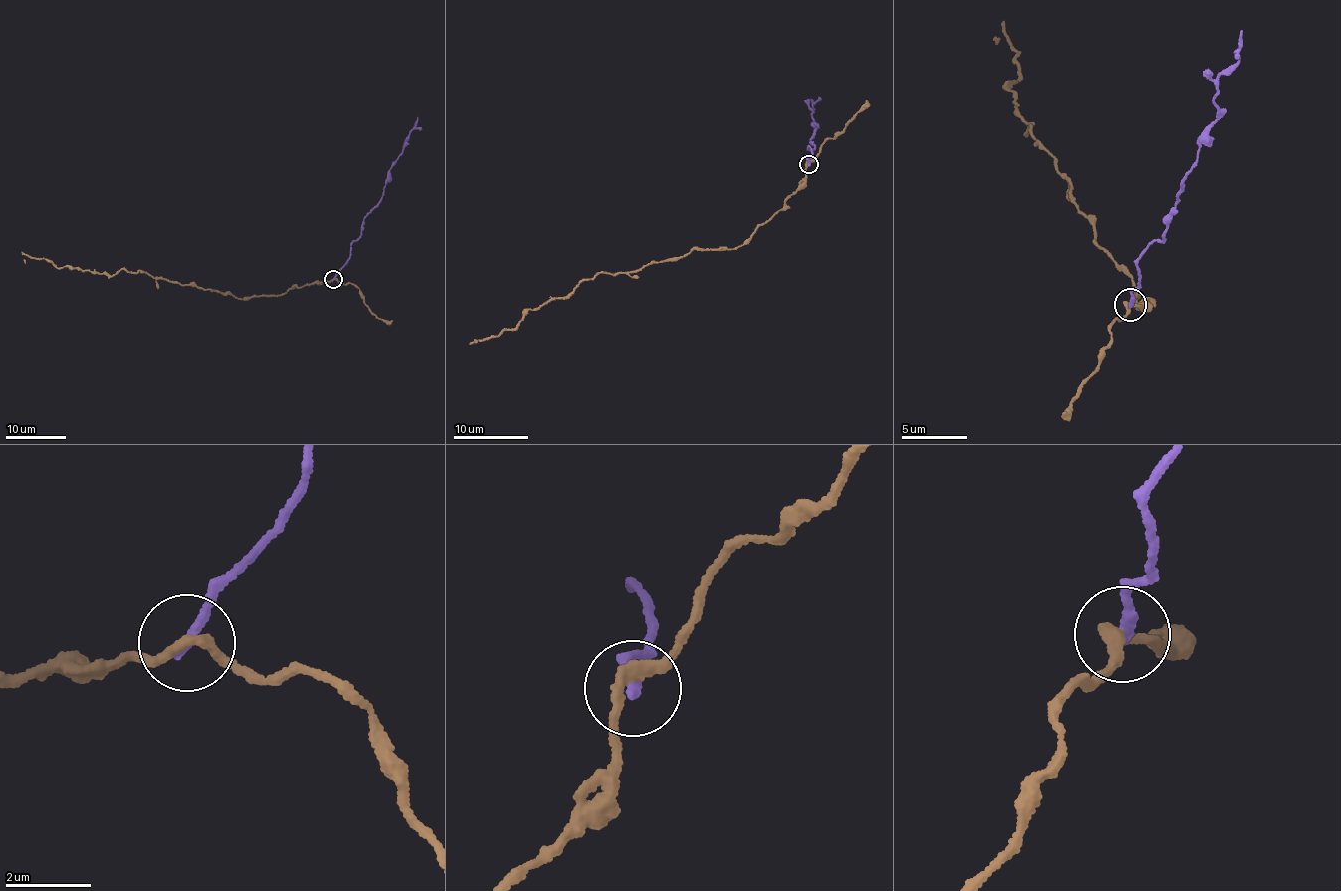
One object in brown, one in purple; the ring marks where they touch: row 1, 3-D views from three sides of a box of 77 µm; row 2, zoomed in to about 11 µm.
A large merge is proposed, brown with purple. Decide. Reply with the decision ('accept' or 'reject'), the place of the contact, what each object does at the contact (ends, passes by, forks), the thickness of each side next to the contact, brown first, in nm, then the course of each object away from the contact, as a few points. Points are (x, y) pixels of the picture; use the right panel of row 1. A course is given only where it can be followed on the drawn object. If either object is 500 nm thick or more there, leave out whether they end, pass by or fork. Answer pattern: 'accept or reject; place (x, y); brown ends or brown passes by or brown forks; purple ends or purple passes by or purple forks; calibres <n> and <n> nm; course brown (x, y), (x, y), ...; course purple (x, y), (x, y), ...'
reject; place (1130, 304); brown passes by; purple ends; calibres 240 and 280 nm; course brown (1128, 304), (1147, 303), (1135, 307), (1070, 180), (1014, 113), (1018, 51), (1001, 33), (995, 44); course purple (1131, 303), (1137, 256), (1164, 239), (1165, 216), (1202, 131), (1219, 114), (1213, 96), (1236, 62), (1242, 29)

